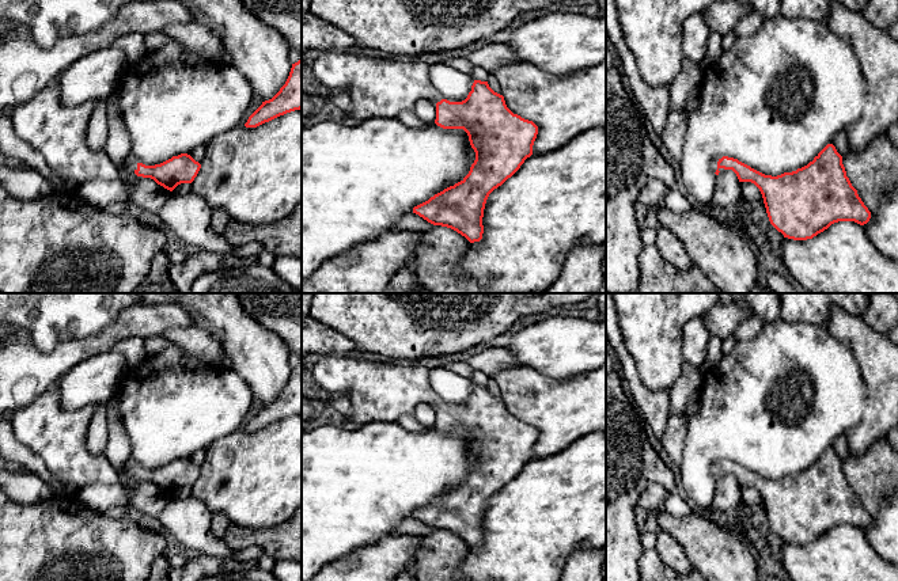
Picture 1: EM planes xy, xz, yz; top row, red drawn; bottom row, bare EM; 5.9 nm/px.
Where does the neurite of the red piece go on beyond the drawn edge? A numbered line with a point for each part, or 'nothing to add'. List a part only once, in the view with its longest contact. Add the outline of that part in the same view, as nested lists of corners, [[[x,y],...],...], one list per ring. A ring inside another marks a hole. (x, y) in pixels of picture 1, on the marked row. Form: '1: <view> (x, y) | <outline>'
1: xy (131, 164) | [[[132,155],[125,160],[124,167],[129,172],[133,172],[134,170],[137,170],[137,163]]]

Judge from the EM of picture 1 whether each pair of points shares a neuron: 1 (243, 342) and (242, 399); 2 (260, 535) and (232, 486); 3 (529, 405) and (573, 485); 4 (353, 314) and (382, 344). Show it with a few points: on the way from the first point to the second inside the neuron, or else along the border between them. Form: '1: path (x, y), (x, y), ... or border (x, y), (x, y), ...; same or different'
1: border (230, 365), (247, 383), (256, 397); different
2: border (287, 519), (260, 528), (245, 528), (231, 523); different
3: border (583, 435), (560, 451), (533, 459); different
4: path (360, 321), (376, 337); same

